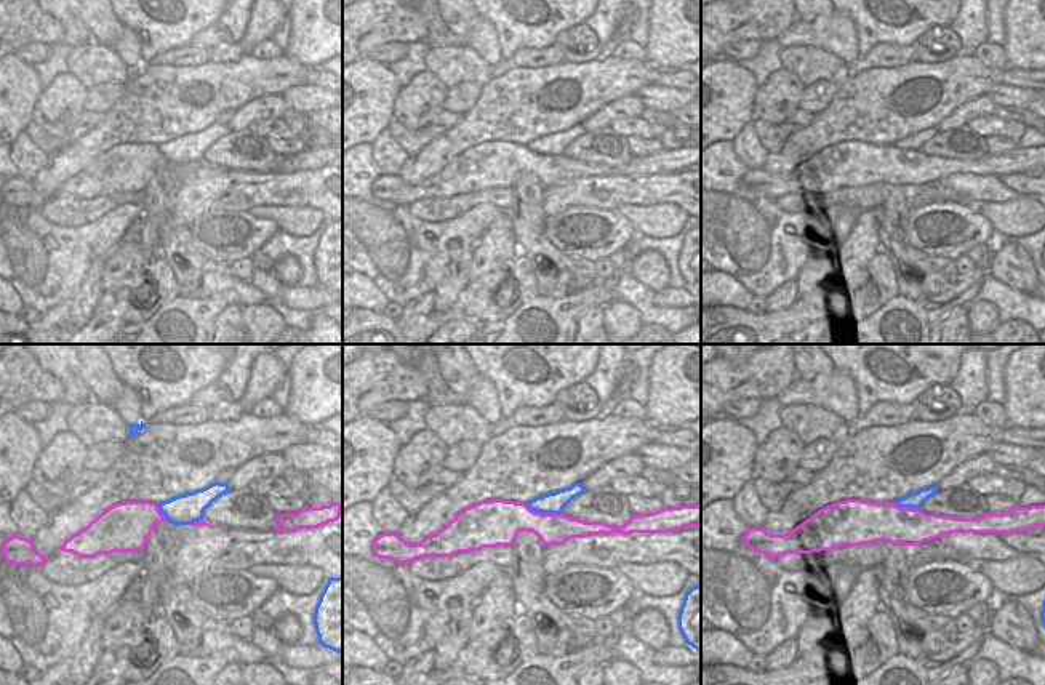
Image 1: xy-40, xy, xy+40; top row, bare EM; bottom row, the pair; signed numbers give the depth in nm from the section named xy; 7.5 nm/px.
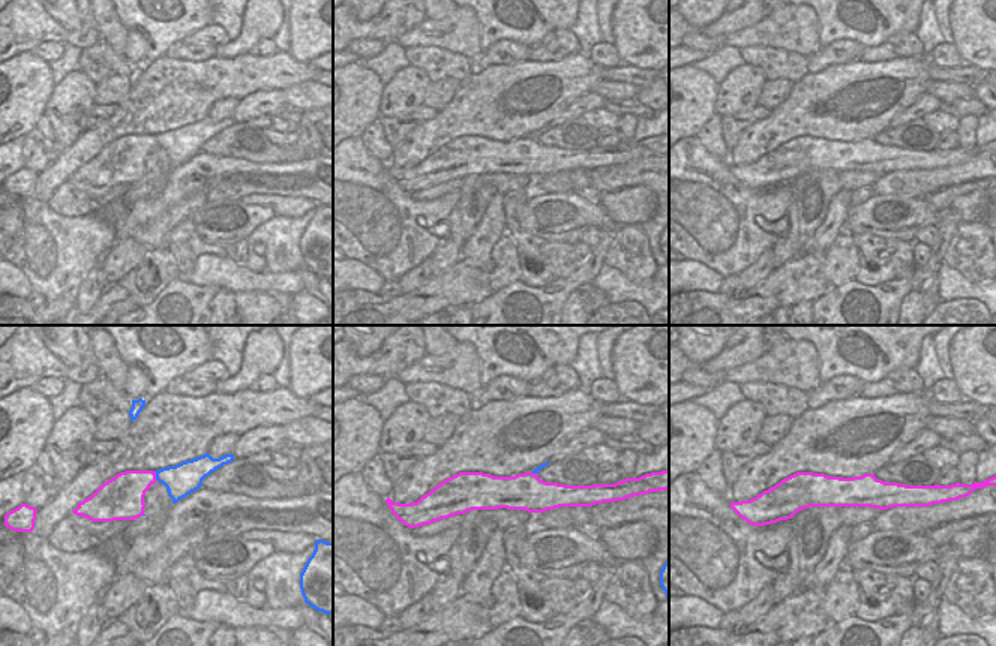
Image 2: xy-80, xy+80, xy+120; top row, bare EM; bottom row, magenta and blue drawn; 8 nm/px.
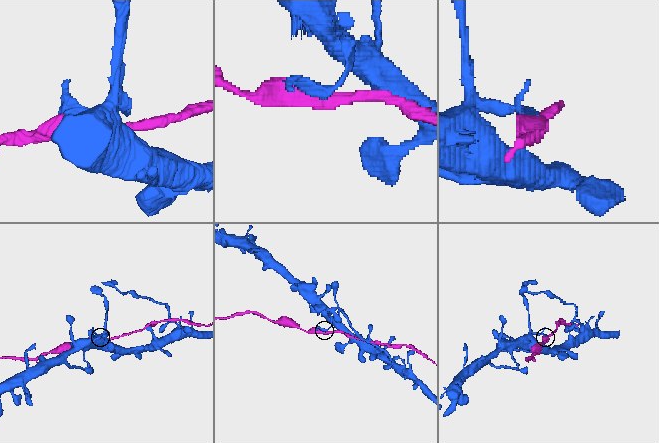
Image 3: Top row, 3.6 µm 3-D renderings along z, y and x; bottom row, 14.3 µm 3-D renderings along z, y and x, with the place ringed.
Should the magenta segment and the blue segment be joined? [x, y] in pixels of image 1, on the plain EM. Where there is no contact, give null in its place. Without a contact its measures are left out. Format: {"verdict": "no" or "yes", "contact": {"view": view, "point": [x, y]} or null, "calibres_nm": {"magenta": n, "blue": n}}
{"verdict": "no", "contact": {"view": "xy", "point": [543, 156]}, "calibres_nm": {"magenta": 260, "blue": 170}}

